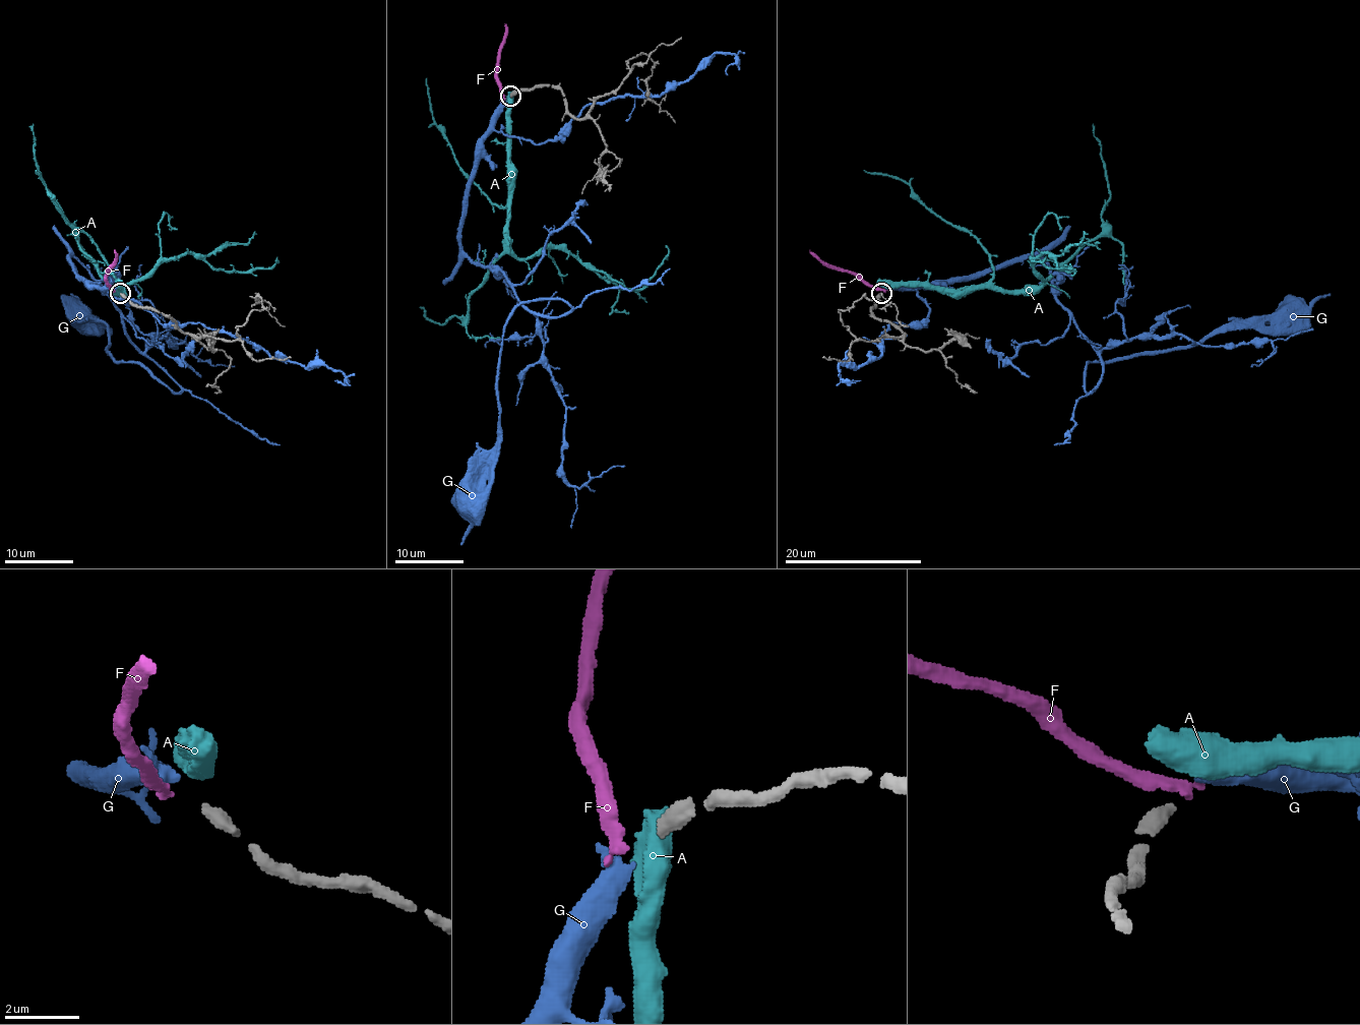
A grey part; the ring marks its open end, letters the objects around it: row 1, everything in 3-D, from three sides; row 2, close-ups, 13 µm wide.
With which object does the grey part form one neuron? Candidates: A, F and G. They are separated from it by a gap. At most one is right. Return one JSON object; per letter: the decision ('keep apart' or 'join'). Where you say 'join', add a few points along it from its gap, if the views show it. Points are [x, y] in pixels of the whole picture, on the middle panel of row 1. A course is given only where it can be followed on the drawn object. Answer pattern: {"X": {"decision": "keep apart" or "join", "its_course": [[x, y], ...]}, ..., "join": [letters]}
{"A": {"decision": "keep apart"}, "F": {"decision": "keep apart"}, "G": {"decision": "keep apart"}, "join": []}

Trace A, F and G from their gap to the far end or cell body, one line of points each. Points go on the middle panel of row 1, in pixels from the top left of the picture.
A: (510, 97), (505, 251), (470, 295), (465, 316), (439, 324), (425, 316), (423, 307)
F: (505, 98), (497, 76), (504, 24)
G: (505, 102), (461, 249), (530, 311), (571, 309), (514, 309), (497, 462), (470, 503)

